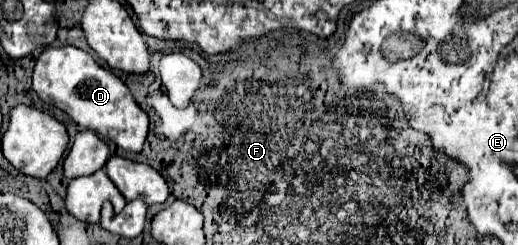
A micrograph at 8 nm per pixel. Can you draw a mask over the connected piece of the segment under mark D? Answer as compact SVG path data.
M46 47L32 75L32 89L42 101L54 101L58 109L68 113L78 125L98 131L126 151L140 153L148 135L148 115L138 107L130 89L110 69L98 65L86 51L66 47Z

